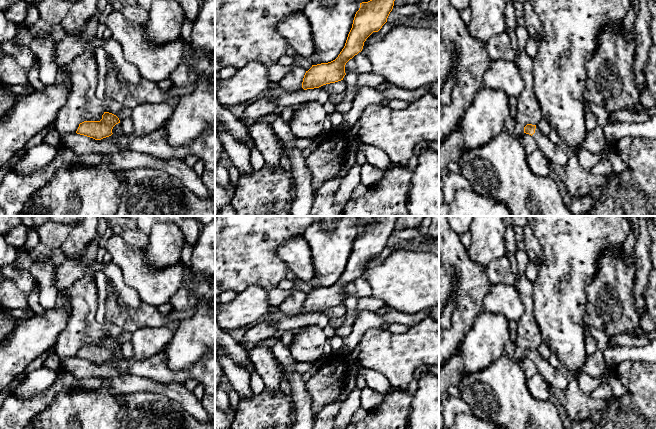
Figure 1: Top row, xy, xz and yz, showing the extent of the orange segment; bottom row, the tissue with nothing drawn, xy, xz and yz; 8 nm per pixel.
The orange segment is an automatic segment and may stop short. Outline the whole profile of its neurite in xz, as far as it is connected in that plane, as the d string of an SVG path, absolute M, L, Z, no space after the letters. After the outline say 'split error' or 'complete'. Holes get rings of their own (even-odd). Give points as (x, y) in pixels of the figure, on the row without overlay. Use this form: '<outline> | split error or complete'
M377 216L372 224L360 227L344 272L335 284L312 289L306 295L302 306L304 314L343 304L346 287L361 276L366 263L387 246L396 218L397 216Z | complete

